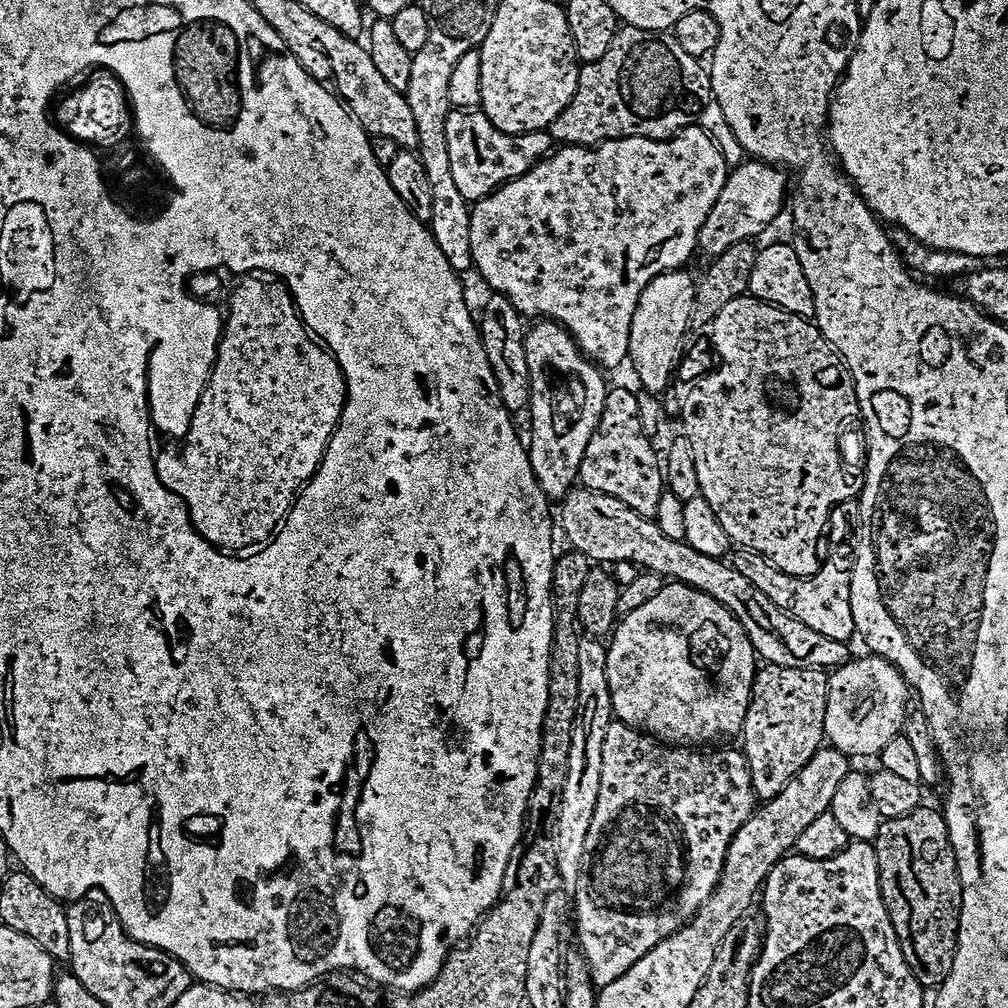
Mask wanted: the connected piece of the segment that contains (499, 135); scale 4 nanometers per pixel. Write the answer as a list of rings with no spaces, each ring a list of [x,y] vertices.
[[[479,107],[474,108],[457,108],[444,113],[444,134],[446,136],[446,154],[450,156],[450,175],[454,177],[454,183],[457,184],[458,190],[472,200],[479,199],[487,195],[493,186],[501,182],[520,175],[529,167],[529,164],[535,163],[544,153],[549,150],[544,146],[544,137],[549,133],[544,130],[524,130],[519,133],[520,136],[515,140],[511,131],[494,126],[490,122],[488,115]]]

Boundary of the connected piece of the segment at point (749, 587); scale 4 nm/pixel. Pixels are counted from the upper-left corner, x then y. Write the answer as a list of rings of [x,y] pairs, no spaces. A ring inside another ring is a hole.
[[[574,486],[561,497],[560,502],[560,528],[575,551],[598,564],[607,564],[606,562],[636,564],[642,567],[640,569],[653,575],[689,585],[714,598],[735,617],[747,641],[749,638],[765,663],[797,665],[799,662],[808,668],[815,668],[814,666],[833,668],[851,659],[852,653],[845,641],[828,639],[810,630],[796,616],[774,606],[727,561],[701,554],[683,539],[676,540],[662,534],[655,521],[640,516],[624,502],[619,502],[618,498],[583,486]]]

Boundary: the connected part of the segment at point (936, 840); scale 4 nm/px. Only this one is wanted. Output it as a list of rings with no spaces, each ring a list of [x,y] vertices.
[[[918,814],[881,819],[874,847],[882,902],[896,931],[902,954],[914,978],[918,978],[925,989],[932,990],[948,977],[950,966],[956,957],[956,935],[960,929],[960,876],[956,873],[956,855],[952,852],[948,828],[943,819],[939,815],[916,815]]]

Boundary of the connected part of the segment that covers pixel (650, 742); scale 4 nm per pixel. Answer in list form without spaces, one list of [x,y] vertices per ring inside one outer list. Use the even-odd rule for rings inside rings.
[[[610,722],[604,728],[604,737],[602,738],[602,746],[601,746],[601,778],[600,785],[598,786],[598,796],[597,796],[597,804],[594,806],[593,817],[590,819],[589,830],[586,831],[586,840],[585,840],[585,849],[582,850],[582,864],[580,866],[580,873],[578,874],[578,878],[576,879],[576,883],[574,885],[574,891],[576,891],[576,940],[578,943],[578,951],[581,952],[584,956],[585,963],[588,964],[588,973],[592,976],[592,983],[596,985],[597,989],[605,988],[610,982],[614,982],[619,978],[627,968],[630,966],[634,966],[634,962],[638,962],[638,958],[642,958],[642,954],[646,954],[652,949],[656,943],[659,942],[661,936],[676,931],[677,928],[681,927],[682,920],[679,920],[676,916],[656,916],[660,911],[663,910],[667,904],[672,904],[675,900],[680,900],[683,896],[689,896],[690,899],[696,900],[695,902],[703,902],[708,899],[709,896],[712,895],[713,888],[716,887],[721,872],[724,871],[724,857],[728,855],[728,843],[732,841],[732,836],[735,834],[737,829],[740,828],[741,824],[744,823],[745,820],[748,819],[749,816],[752,815],[754,811],[754,803],[752,804],[752,795],[754,796],[753,789],[751,787],[745,786],[743,788],[742,785],[736,784],[737,777],[734,775],[734,772],[726,772],[726,766],[729,764],[729,761],[726,757],[723,756],[720,752],[704,752],[708,750],[701,750],[696,746],[673,746],[670,744],[665,744],[643,732],[638,728],[631,728],[629,724],[621,724],[619,722]],[[644,752],[644,768],[648,770],[648,772],[638,772],[636,768],[638,768],[638,764],[634,764],[632,768],[630,768],[630,772],[622,772],[622,768],[616,764],[618,760],[626,760],[626,756],[628,754],[632,754],[632,760],[636,758],[636,762],[638,762],[638,754],[642,754]]]

